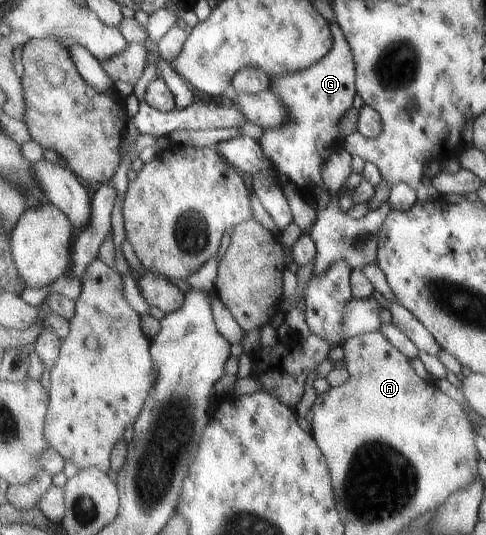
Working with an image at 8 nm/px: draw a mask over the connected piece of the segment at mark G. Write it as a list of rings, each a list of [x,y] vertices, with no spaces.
[[[331,23],[331,31],[334,35],[334,49],[326,58],[307,70],[271,79],[272,92],[287,104],[287,112],[291,116],[281,128],[265,129],[258,140],[271,162],[271,174],[252,176],[252,189],[255,196],[259,196],[263,208],[283,231],[294,224],[294,218],[280,178],[285,176],[289,182],[297,184],[308,197],[314,186],[325,188],[321,168],[325,160],[340,147],[343,137],[339,122],[347,110],[353,108],[353,98],[358,95],[354,51],[338,23]]]

